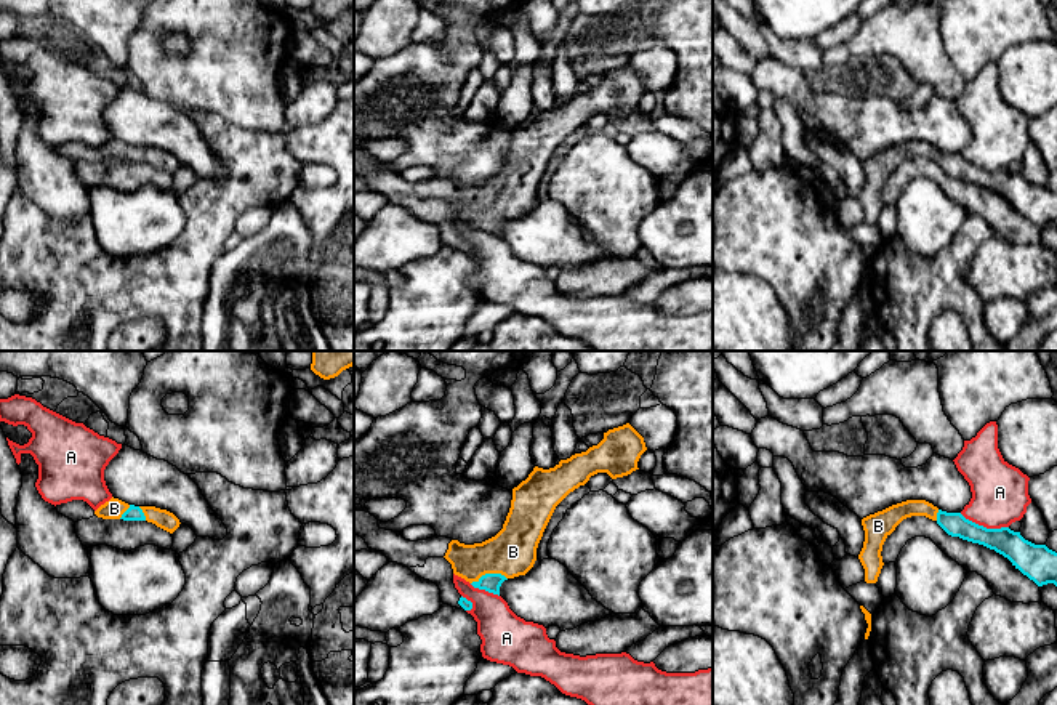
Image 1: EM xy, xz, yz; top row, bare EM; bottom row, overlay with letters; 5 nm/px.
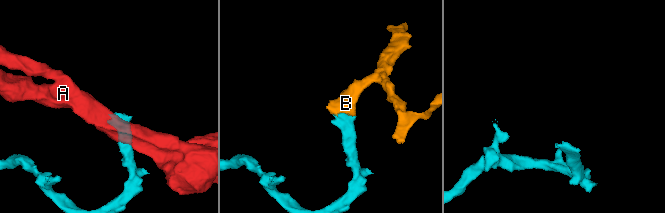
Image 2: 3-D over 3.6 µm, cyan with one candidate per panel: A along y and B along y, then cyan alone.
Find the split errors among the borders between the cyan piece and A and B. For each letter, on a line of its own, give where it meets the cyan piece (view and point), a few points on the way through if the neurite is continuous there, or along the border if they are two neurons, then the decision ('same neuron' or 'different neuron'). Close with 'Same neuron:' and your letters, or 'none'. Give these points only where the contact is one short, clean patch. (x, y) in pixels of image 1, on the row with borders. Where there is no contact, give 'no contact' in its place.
A: meets cyan in yz at (982, 526); border along yz (960, 513), (987, 527), (1008, 527); different neuron
B: meets cyan in xz at (489, 574); runs through xz (490, 582), (489, 574), (513, 551); same neuron
Same neuron: B

